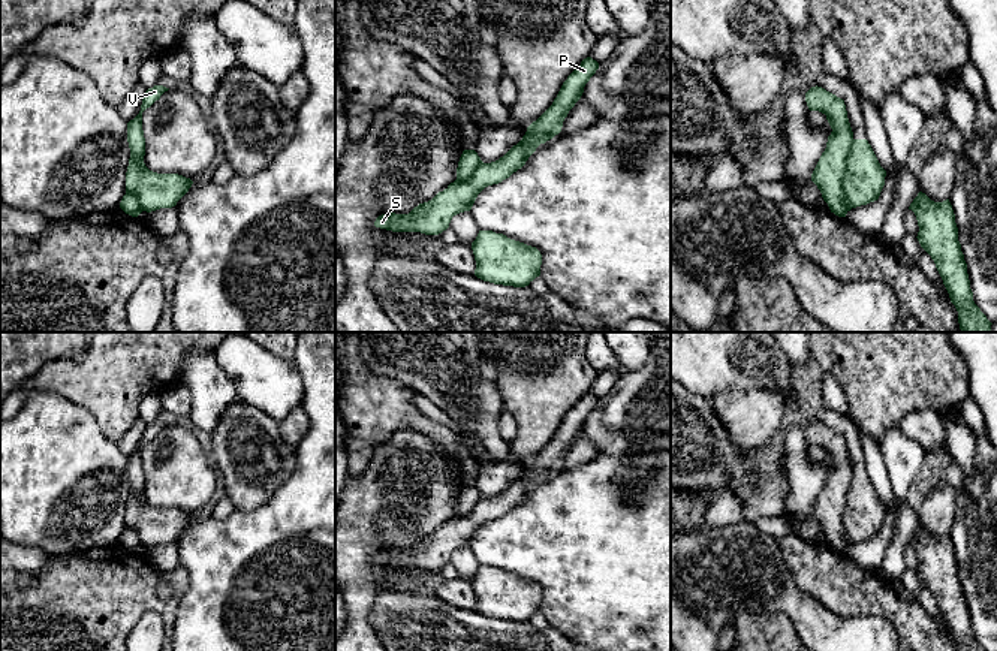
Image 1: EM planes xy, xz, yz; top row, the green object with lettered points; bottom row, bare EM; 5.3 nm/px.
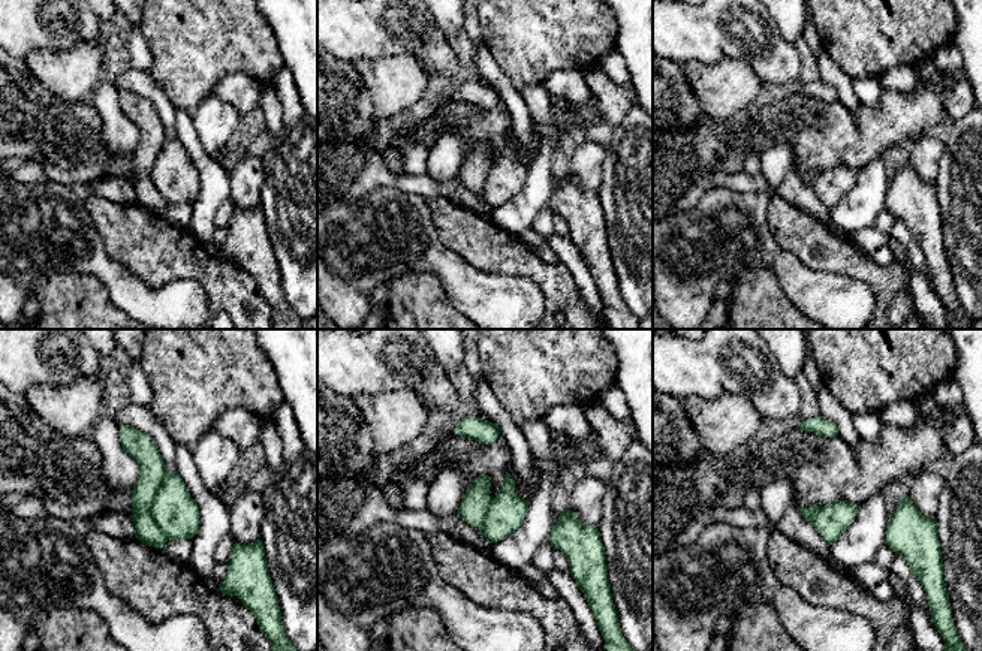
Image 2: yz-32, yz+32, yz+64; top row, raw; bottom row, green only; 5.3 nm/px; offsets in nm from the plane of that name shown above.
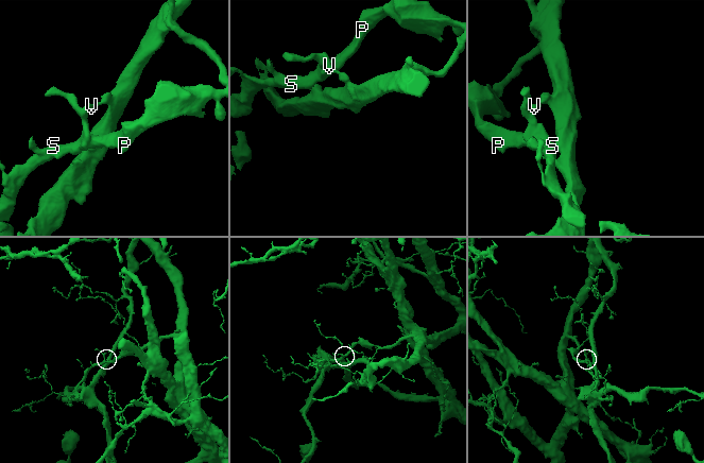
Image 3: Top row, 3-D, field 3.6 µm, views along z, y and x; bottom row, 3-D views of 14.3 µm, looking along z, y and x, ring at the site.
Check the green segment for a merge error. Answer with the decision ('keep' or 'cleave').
cleave

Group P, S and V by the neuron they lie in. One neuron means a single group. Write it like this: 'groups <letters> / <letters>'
groups P S / V

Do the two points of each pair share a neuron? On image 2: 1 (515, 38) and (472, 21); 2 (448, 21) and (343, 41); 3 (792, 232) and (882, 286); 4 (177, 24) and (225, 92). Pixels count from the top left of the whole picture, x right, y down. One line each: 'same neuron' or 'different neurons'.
1: different neurons
2: different neurons
3: same neuron
4: different neurons

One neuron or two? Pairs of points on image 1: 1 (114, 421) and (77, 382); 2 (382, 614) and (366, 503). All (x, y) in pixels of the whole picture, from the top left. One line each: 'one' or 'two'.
1: one
2: two

